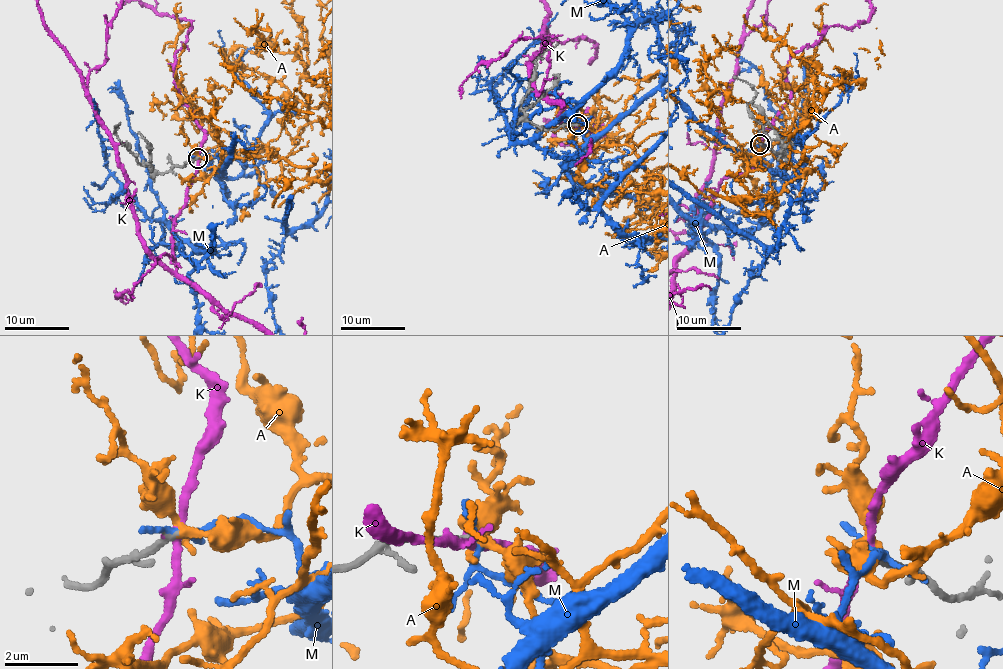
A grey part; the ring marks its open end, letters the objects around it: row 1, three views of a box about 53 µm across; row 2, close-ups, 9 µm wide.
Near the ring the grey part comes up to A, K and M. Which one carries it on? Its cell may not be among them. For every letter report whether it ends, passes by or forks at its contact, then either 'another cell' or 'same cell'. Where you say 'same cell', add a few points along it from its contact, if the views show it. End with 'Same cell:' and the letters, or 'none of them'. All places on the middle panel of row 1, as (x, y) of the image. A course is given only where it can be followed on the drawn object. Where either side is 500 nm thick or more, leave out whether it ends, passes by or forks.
A: it forks; same cell
K: it passes by; another cell
M: it passes by; another cell
Same cell: A

